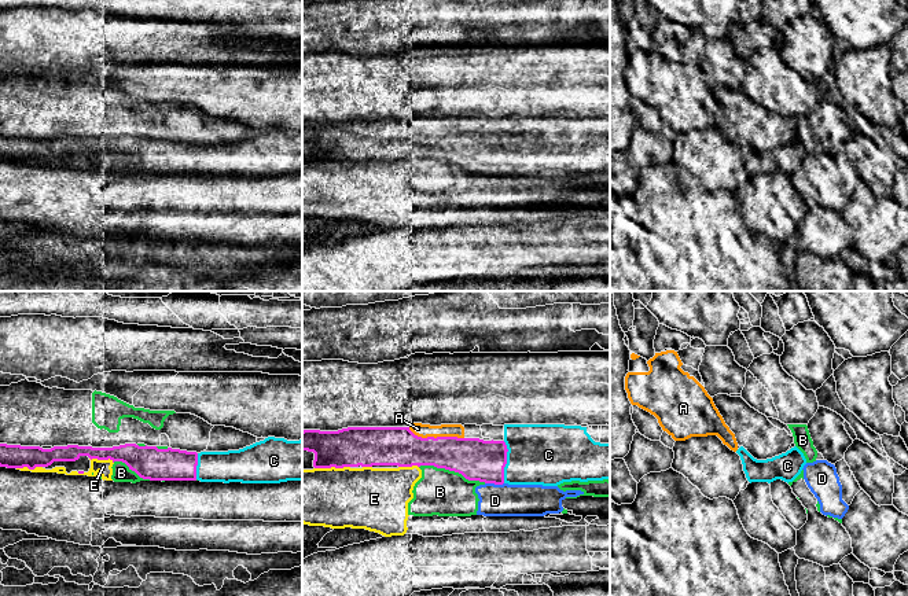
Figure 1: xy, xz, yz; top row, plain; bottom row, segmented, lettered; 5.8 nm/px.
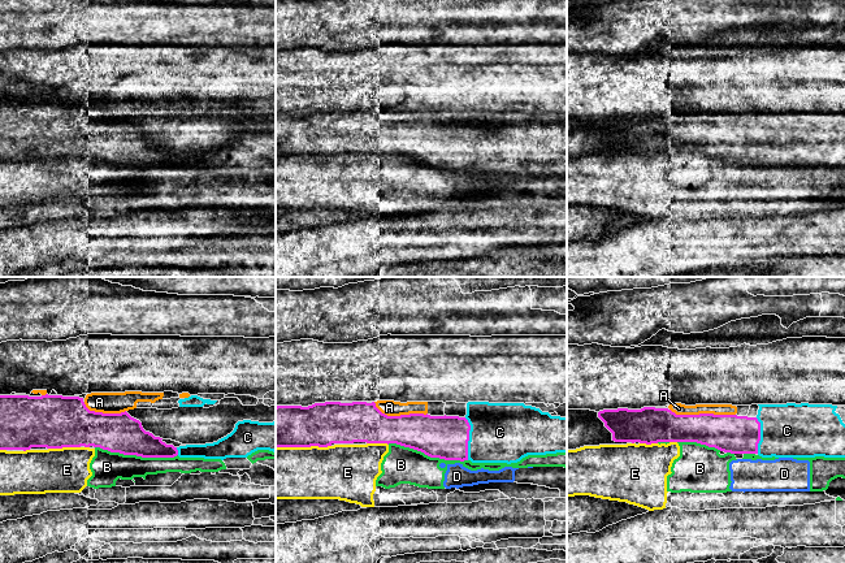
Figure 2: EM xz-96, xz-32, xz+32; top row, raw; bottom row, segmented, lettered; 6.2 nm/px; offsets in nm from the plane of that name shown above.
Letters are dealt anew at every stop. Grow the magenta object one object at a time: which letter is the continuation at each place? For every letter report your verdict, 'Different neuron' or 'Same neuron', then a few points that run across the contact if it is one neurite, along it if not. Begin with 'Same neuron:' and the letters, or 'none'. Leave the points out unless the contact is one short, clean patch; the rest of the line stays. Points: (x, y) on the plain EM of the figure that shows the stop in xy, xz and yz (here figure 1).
Same neuron: C
A: Different neuron
B: Different neuron
C: Same neuron. Line: xz (475, 151), (506, 154), (529, 147), (547, 147)
D: Different neuron. Line: xz (485, 175), (503, 176)
E: Different neuron

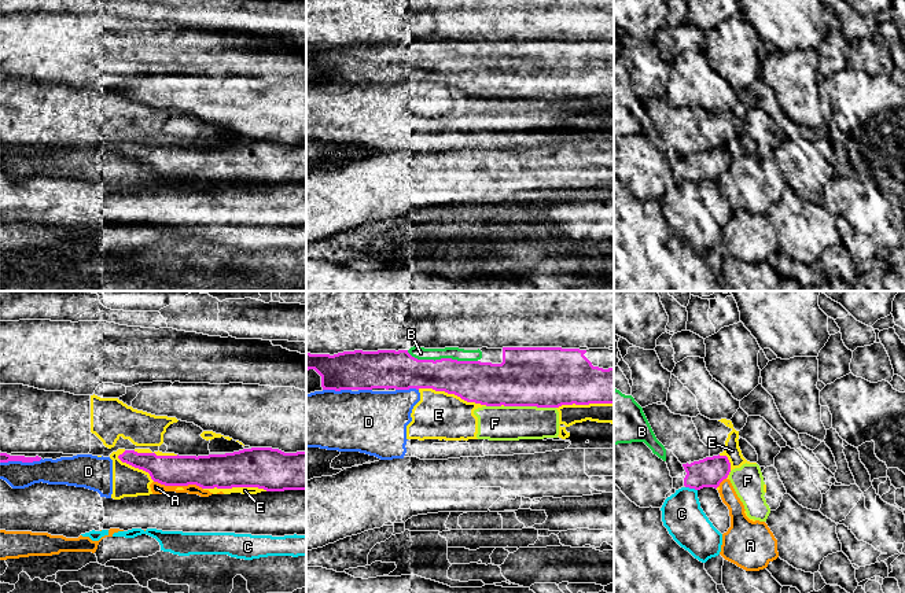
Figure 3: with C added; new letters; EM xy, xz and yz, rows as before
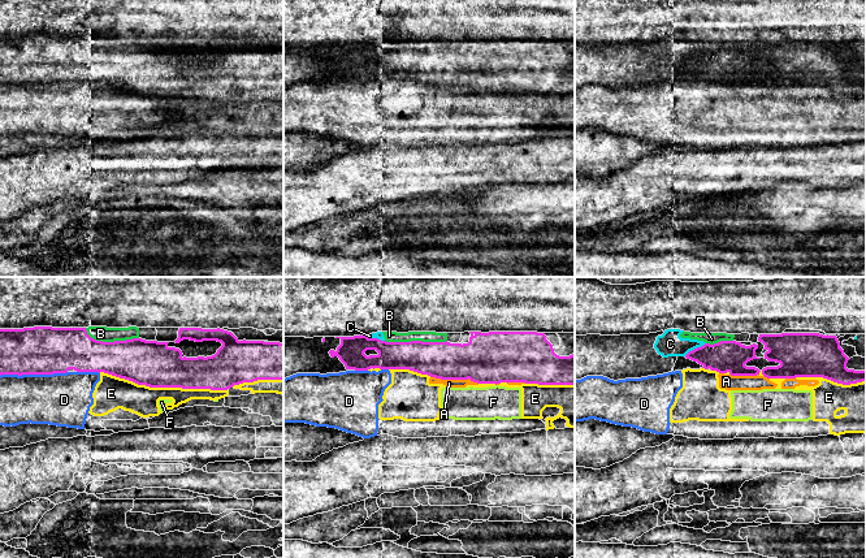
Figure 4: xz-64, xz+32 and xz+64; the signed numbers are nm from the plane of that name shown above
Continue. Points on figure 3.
Same neuron: none
A: Different neuron. Line: xy (154, 173), (162, 177), (198, 177), (202, 181)
B: Different neuron
C: Different neuron
D: Different neuron
E: Different neuron
F: Different neuron. Line: xz (504, 98), (555, 100)

